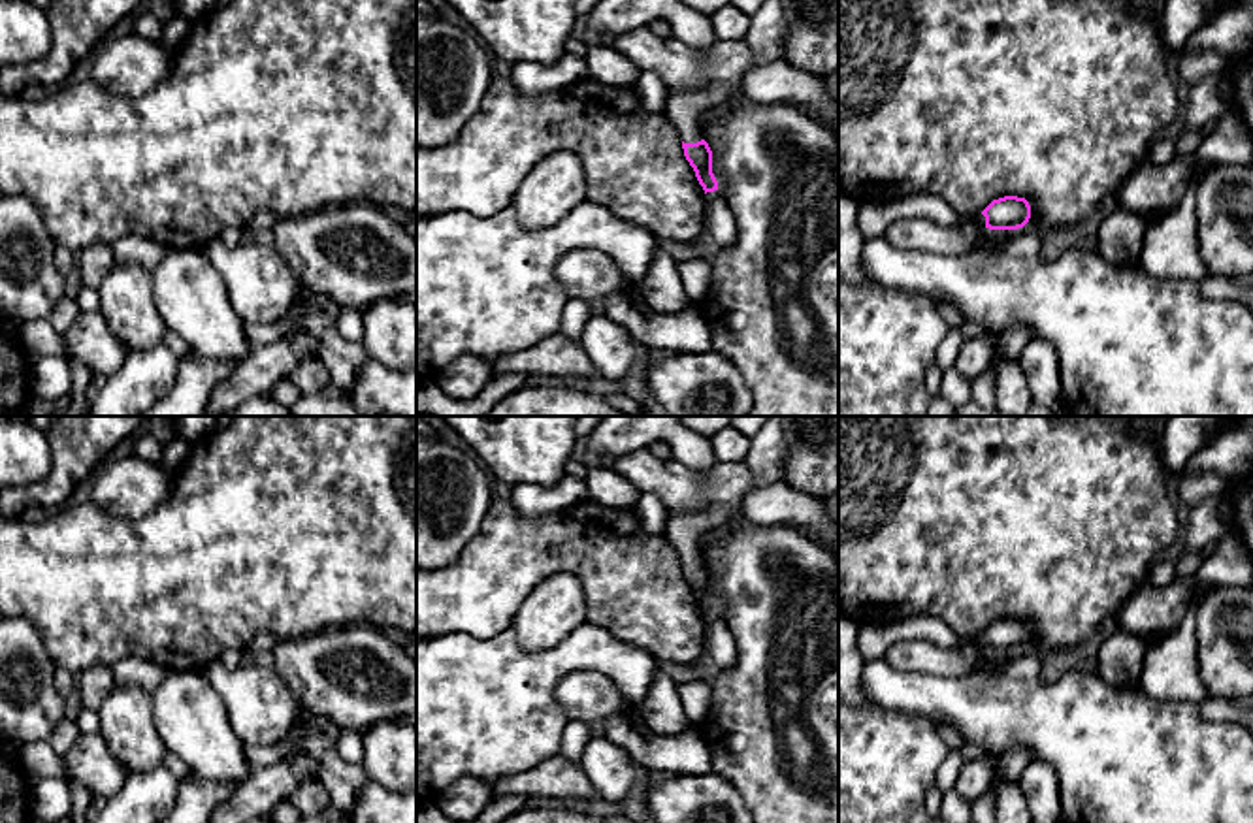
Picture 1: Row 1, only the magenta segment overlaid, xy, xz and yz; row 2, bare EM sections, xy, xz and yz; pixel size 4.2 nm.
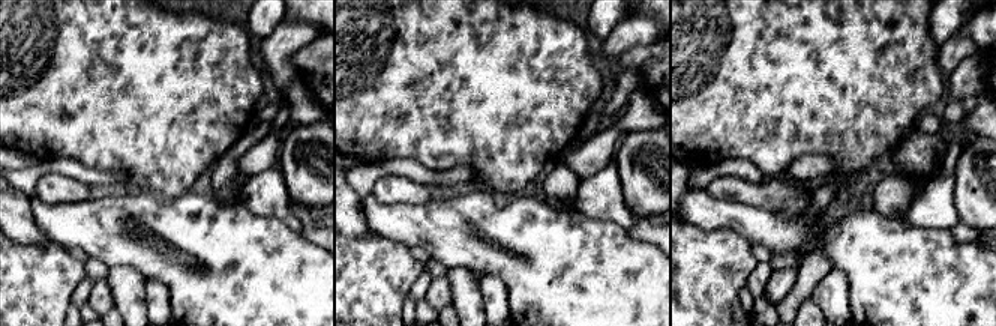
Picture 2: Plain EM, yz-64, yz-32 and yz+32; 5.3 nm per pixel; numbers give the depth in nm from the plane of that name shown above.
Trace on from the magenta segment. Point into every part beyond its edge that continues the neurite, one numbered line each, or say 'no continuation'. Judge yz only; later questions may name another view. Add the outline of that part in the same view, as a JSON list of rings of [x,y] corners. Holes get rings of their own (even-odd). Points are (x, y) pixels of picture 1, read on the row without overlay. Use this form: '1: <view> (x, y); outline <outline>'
1: yz (873, 641); outline [[[912,616],[886,625],[859,625],[857,646],[865,661],[884,659],[886,652],[899,640],[927,640],[940,648],[976,644],[985,648],[985,638],[963,638],[942,620],[933,616]]]

